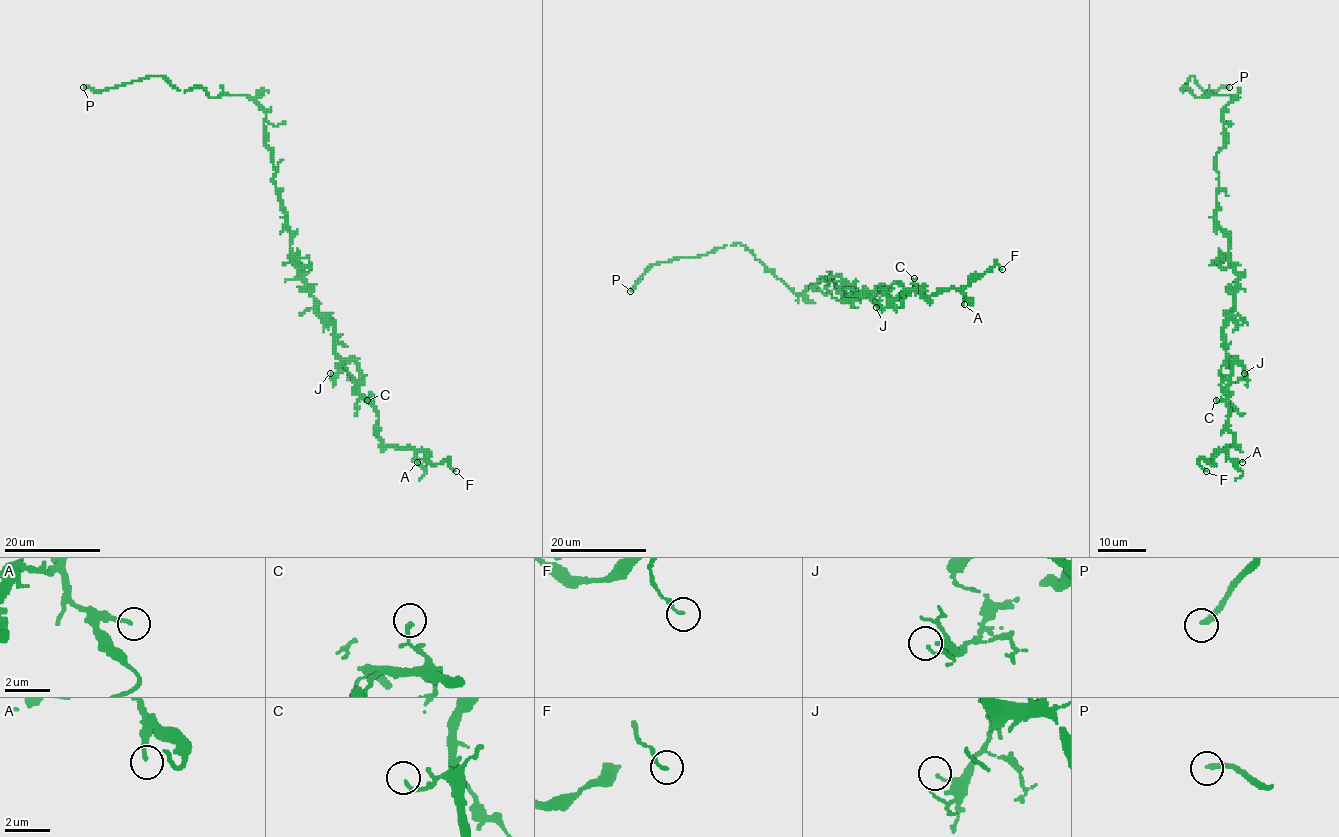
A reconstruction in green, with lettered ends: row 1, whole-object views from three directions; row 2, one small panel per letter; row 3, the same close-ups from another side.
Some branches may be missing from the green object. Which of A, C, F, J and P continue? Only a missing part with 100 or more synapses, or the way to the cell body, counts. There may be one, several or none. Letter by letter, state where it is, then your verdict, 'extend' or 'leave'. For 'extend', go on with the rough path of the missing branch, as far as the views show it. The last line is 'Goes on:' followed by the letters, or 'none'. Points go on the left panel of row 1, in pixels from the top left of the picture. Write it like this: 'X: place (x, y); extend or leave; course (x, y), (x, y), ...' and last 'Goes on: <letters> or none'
A: place (417, 462); leave
C: place (367, 400); leave
F: place (456, 471); leave
J: place (330, 373); leave
P: place (83, 87); extend
Goes on: P

